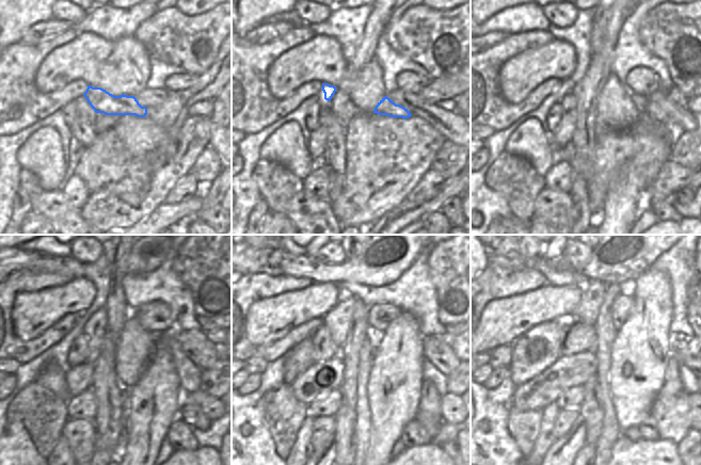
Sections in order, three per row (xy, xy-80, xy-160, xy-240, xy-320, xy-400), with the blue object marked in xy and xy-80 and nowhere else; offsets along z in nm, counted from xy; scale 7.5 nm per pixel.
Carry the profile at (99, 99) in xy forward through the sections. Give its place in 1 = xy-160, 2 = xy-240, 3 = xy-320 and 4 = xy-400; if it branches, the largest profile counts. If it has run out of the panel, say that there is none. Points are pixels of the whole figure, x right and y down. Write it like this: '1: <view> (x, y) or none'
1: xy-160 (653, 111)
2: xy-240 (193, 343)
3: xy-320 (436, 351)
4: xy-400 (687, 362)

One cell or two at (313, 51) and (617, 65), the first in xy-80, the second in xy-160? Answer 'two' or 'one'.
two

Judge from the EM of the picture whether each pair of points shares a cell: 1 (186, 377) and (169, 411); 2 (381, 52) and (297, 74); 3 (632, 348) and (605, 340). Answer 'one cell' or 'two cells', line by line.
1: two cells
2: two cells
3: two cells

